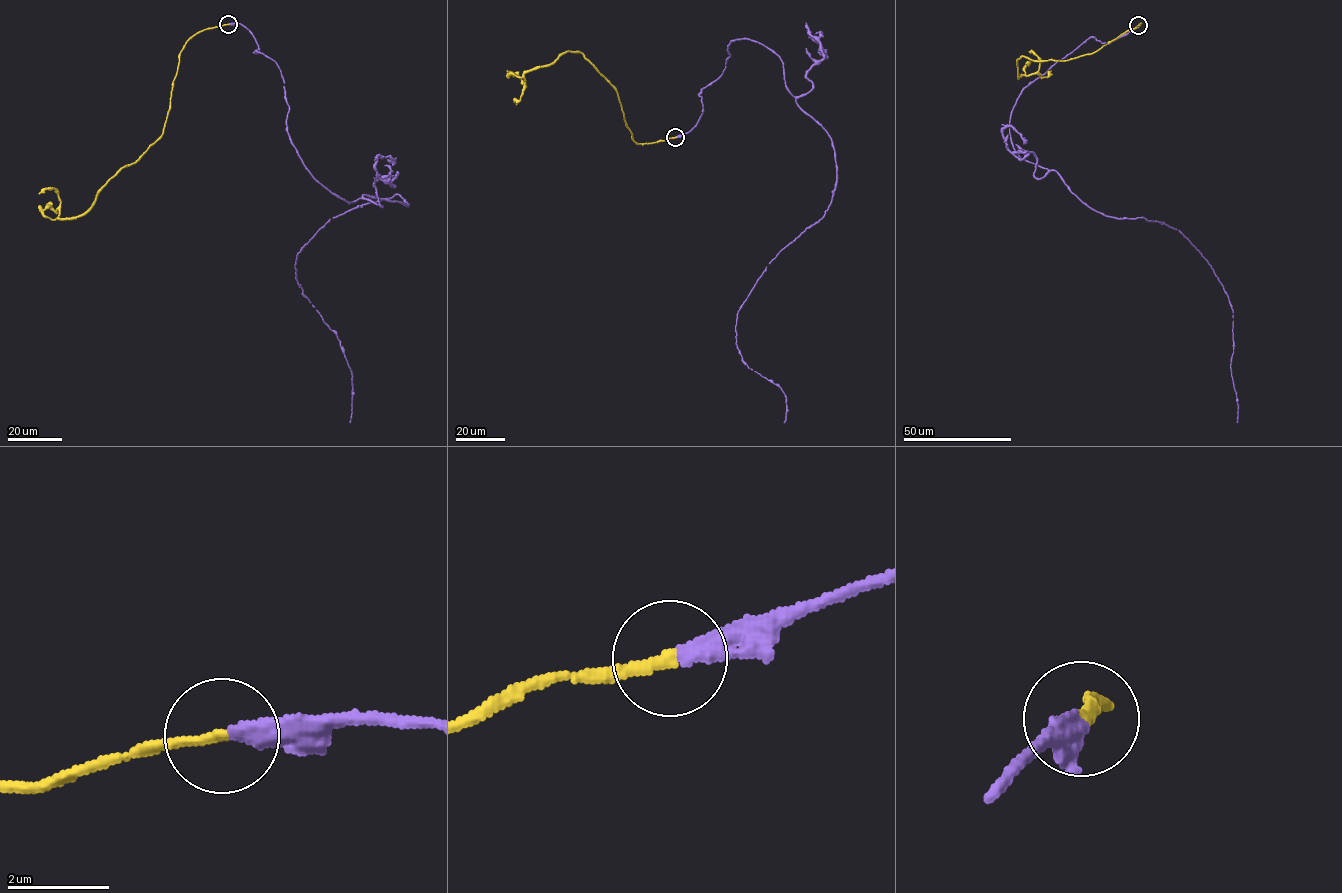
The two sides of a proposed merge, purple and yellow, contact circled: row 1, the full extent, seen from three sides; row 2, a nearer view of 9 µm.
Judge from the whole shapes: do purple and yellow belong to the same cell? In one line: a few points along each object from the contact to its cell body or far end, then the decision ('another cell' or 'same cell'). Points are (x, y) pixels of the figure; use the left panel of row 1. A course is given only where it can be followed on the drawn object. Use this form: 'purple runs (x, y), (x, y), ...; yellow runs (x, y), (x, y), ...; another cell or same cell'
purple runs (228, 24), (280, 71), (306, 170), (348, 203), (408, 204), (350, 209), (298, 253), (352, 375), (350, 423); yellow runs (228, 24), (187, 41), (161, 137), (118, 170), (94, 205), (58, 218), (58, 191), (39, 194); same cell

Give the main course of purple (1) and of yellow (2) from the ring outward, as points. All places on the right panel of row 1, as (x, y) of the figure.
1: (1138, 26), (1090, 37), (1026, 86), (1012, 146), (1089, 207), (1166, 224), (1201, 253), (1233, 311), (1237, 423)
2: (1138, 25), (1094, 52), (1069, 60), (1022, 56), (1018, 78), (1038, 70), (1039, 60), (1029, 52)

